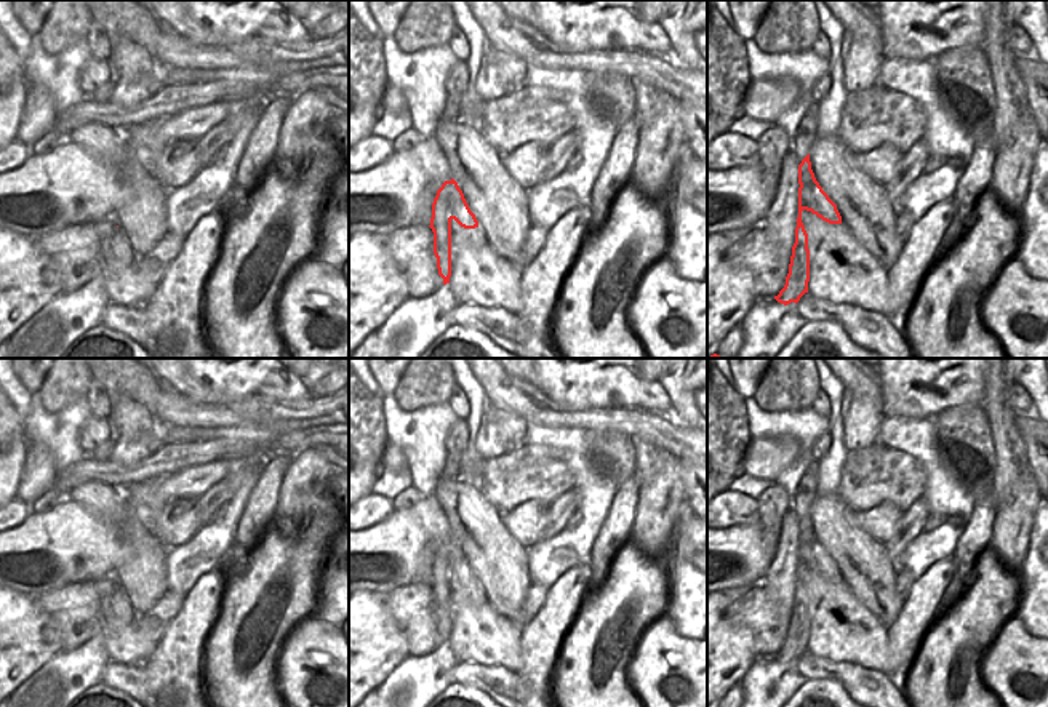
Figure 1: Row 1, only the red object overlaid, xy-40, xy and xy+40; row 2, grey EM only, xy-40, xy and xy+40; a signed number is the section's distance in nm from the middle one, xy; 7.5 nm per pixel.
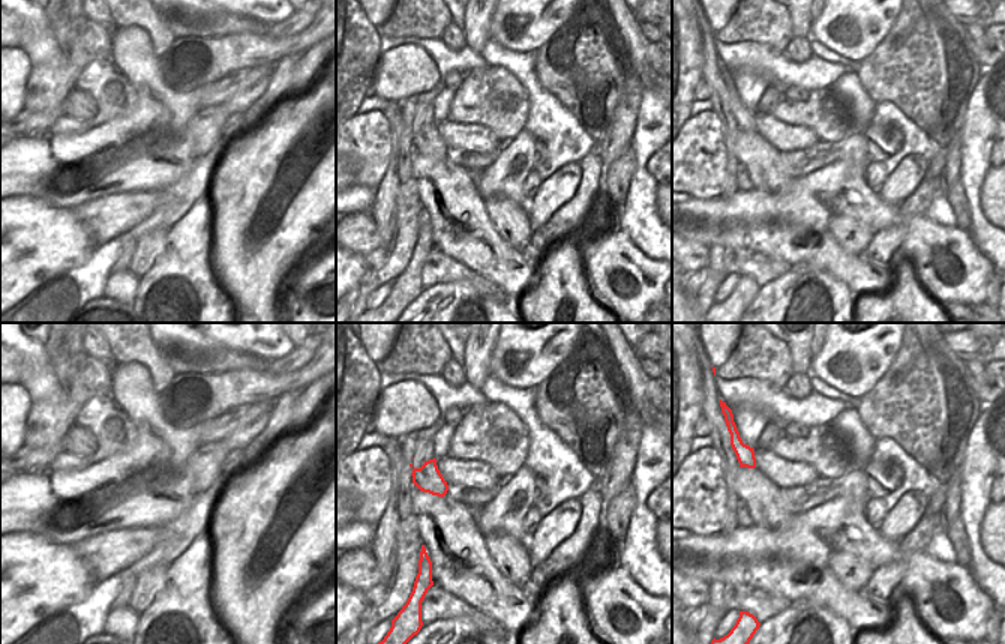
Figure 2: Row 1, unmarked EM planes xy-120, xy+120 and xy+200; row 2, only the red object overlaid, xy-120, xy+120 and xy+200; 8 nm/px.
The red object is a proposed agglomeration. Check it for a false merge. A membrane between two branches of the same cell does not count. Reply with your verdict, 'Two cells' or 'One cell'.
Two cells

